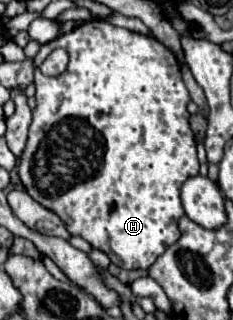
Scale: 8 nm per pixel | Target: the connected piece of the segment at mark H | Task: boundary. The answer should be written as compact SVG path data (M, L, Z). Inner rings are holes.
M87 20L77 24L71 32L57 36L55 40L51 40L49 44L43 44L41 50L37 52L37 56L33 58L33 62L37 64L35 68L35 88L37 88L37 106L33 110L33 122L29 128L29 140L27 140L27 148L23 152L23 156L19 158L19 176L23 186L27 188L29 196L35 198L41 206L53 210L65 224L65 228L69 230L69 234L81 236L85 238L93 248L103 250L113 264L127 268L127 270L137 270L137 268L149 268L171 244L175 244L179 240L179 228L177 228L177 220L185 214L183 206L181 206L181 186L187 178L197 176L199 174L199 160L197 160L197 144L195 144L195 136L193 130L189 126L189 112L187 112L187 104L191 102L191 96L185 88L185 82L181 78L181 66L177 56L167 50L157 38L153 36L143 36L137 32L131 32L127 28L119 28L113 26L105 20ZM55 48L65 48L71 54L71 60L67 64L67 70L57 76L57 78L49 78L43 76L39 70L37 62L43 62Z

